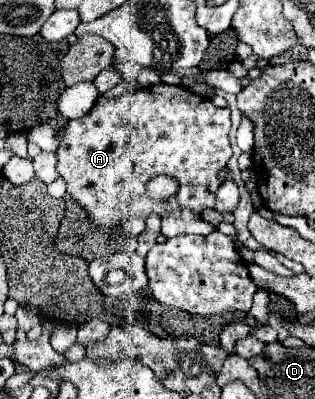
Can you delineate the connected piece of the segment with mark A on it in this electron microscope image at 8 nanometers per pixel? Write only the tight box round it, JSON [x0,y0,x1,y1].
[56,86,232,226]

